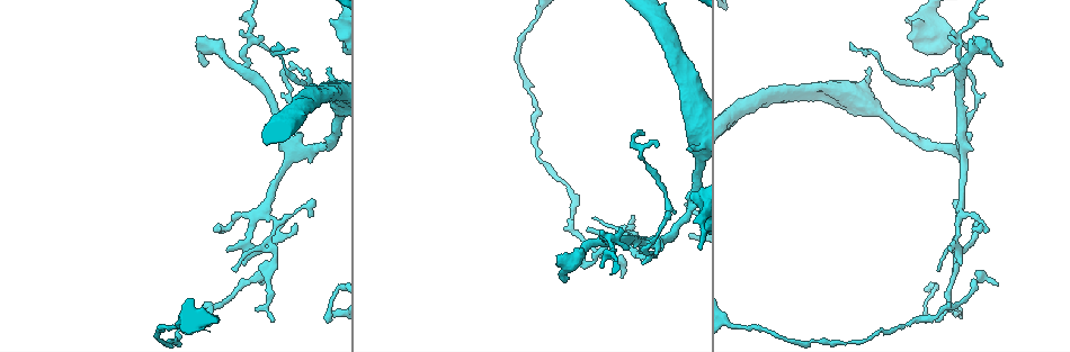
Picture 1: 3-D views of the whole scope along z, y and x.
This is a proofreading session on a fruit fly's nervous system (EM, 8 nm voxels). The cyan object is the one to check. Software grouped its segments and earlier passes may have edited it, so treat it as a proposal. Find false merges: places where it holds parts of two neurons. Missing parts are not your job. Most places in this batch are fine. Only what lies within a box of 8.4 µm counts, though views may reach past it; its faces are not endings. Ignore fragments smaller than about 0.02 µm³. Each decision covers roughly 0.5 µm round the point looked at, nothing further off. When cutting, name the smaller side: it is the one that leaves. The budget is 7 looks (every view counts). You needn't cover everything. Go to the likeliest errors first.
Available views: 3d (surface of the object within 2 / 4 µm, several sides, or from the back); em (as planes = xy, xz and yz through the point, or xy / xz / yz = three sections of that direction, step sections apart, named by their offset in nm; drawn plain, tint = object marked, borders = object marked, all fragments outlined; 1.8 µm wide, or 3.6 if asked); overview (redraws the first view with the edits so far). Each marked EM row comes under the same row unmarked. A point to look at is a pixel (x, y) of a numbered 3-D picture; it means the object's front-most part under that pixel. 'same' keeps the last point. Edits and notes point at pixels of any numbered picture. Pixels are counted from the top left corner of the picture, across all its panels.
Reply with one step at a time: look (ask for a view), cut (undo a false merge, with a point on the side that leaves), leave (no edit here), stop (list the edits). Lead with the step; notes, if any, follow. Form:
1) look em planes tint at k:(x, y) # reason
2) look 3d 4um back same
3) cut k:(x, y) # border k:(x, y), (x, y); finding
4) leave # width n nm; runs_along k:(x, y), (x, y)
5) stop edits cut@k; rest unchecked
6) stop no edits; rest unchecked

look 3d 2um at 1:(176, 323)

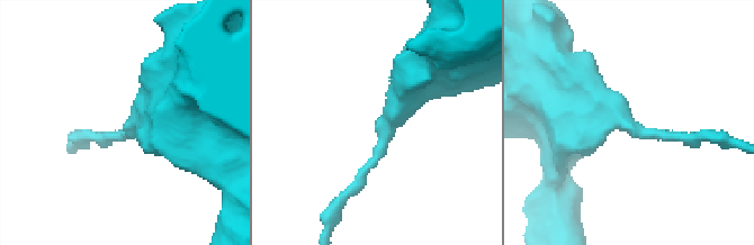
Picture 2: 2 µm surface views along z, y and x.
look em planes tint at 2:(381, 138) # arms 3; need the tissue

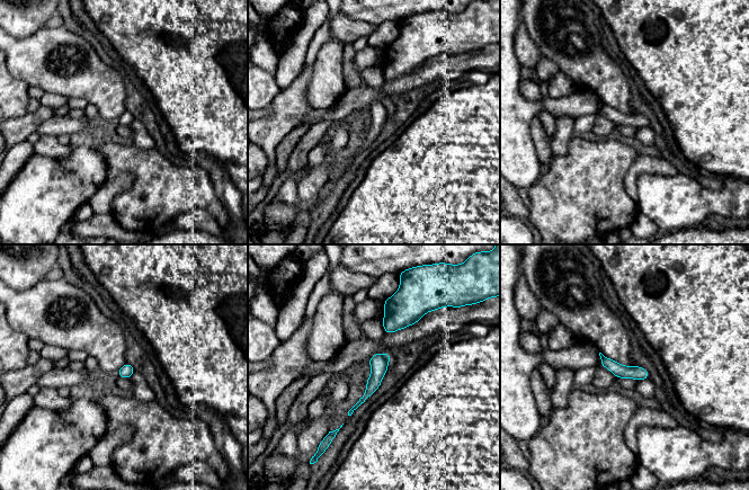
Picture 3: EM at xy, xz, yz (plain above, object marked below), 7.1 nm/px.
leave # runs_along 3:(604, 359), (618, 371), (645, 375); one neuron here

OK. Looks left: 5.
look em yz step 16 tint at 1:(243, 71) # side arm on a straight run

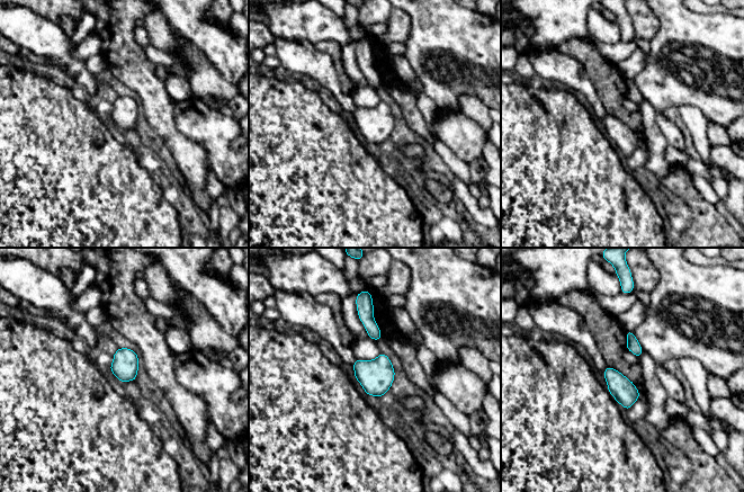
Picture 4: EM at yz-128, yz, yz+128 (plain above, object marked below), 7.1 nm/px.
leave # width 150 nm; one neuron here

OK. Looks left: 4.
look em planes tint at 1:(955, 243) # sharp bend

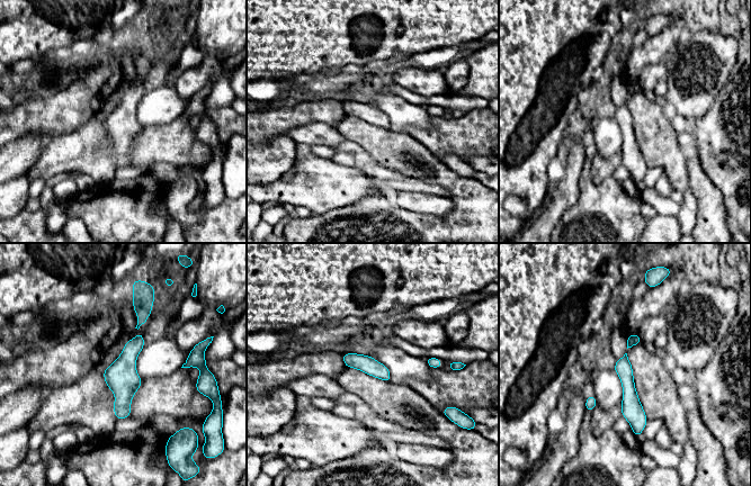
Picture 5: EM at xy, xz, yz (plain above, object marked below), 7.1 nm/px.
leave # width 120 nm; runs_along 5:(624, 359), (637, 432); one neuron here

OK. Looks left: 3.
stop no edits; rest unchecked

